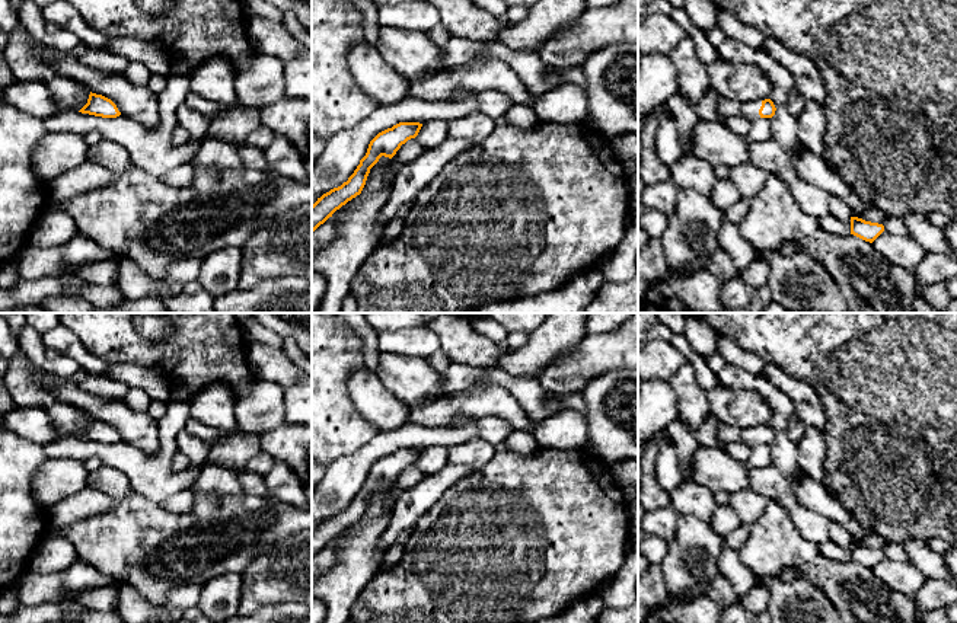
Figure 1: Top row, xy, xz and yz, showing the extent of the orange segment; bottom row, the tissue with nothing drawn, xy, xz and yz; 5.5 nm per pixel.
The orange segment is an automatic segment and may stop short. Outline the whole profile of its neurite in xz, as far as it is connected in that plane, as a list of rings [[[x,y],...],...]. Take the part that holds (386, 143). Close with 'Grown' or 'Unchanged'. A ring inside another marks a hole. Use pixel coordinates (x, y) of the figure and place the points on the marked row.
[[[399,122],[392,128],[379,132],[369,144],[366,156],[354,173],[341,186],[323,194],[312,205],[312,231],[323,224],[332,214],[348,201],[361,194],[370,169],[382,156],[392,159],[408,140],[415,138],[421,130],[420,122]]]. Unchanged

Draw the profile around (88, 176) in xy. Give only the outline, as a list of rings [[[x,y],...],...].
[[[87,160],[48,182],[47,188],[51,198],[66,201],[83,192],[105,188],[114,178],[114,172]]]

